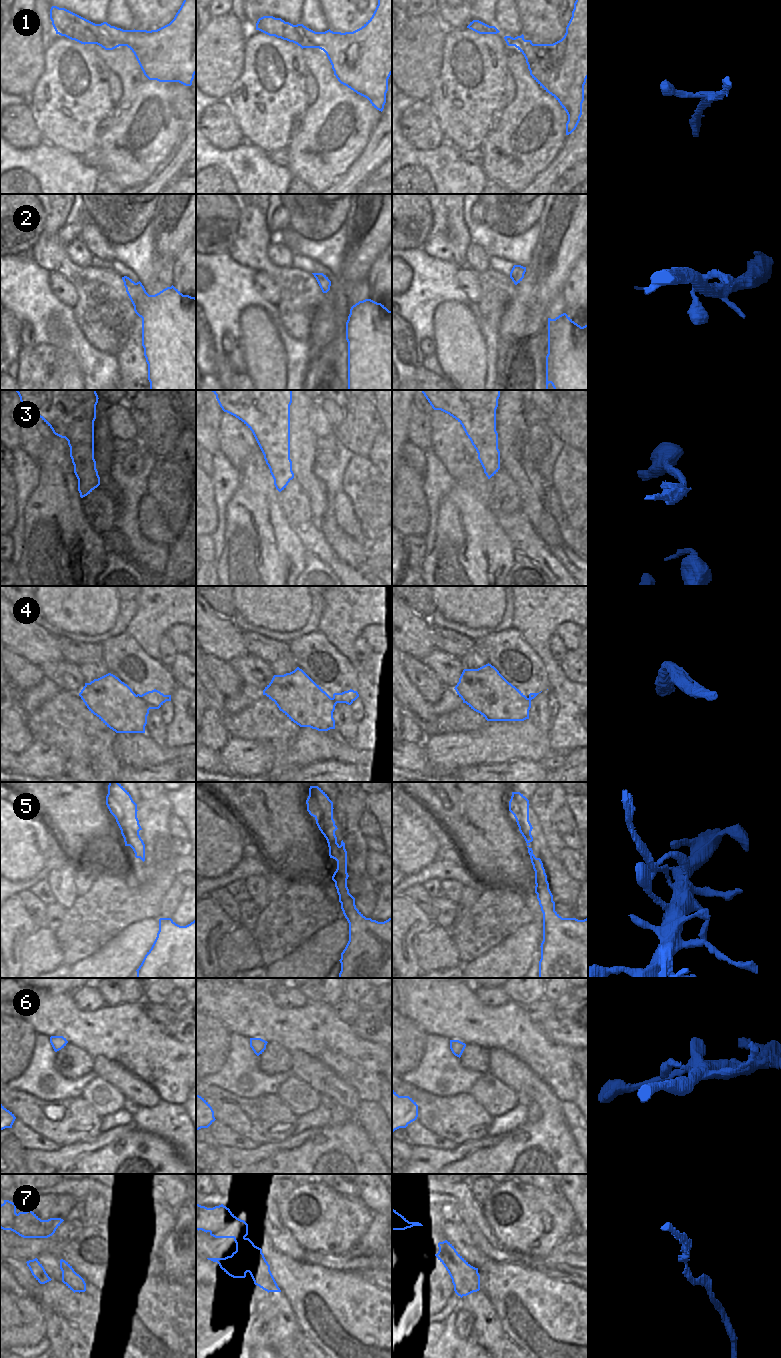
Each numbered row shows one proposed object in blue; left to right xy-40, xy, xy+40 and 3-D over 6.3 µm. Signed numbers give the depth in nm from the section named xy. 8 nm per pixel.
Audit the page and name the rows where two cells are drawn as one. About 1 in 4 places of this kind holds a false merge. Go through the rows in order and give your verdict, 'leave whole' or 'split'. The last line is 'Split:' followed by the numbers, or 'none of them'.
1: leave whole
2: leave whole
3: leave whole
4: leave whole
5: split
6: leave whole
7: split
Split: 5, 7

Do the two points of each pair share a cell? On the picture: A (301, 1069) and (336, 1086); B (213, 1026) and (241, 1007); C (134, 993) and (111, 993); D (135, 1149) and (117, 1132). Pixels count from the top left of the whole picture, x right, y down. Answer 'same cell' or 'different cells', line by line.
A: same cell
B: different cells
C: same cell
D: different cells

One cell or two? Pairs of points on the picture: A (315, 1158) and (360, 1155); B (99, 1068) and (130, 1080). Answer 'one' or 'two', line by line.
A: one
B: one

